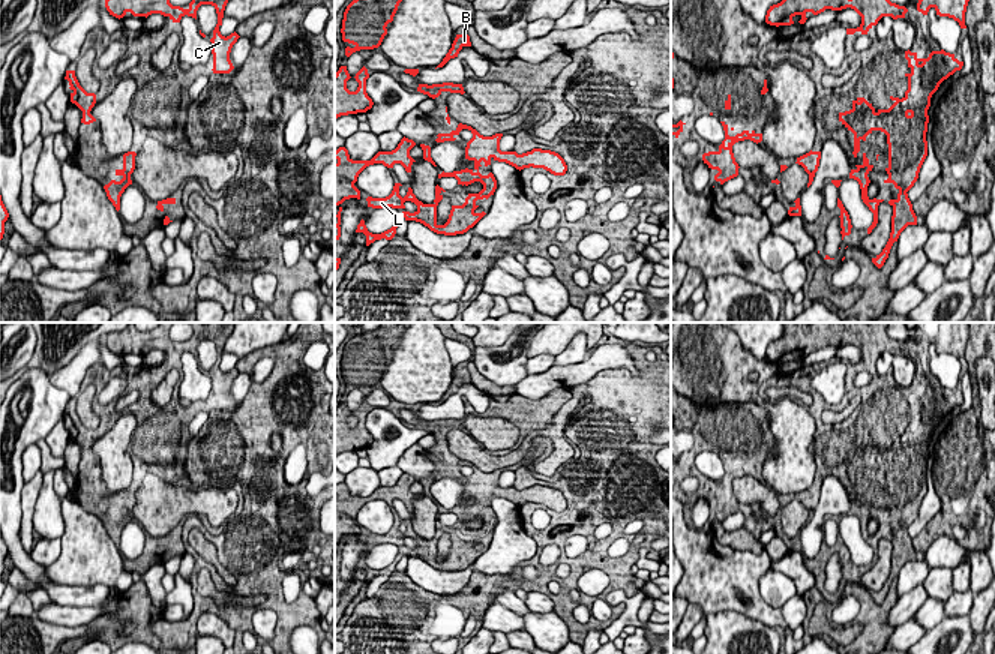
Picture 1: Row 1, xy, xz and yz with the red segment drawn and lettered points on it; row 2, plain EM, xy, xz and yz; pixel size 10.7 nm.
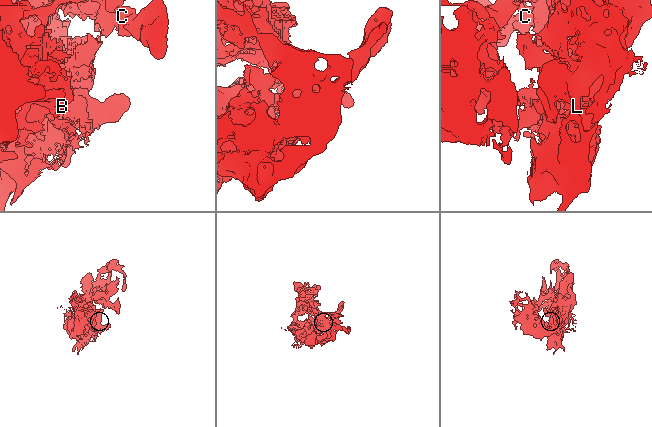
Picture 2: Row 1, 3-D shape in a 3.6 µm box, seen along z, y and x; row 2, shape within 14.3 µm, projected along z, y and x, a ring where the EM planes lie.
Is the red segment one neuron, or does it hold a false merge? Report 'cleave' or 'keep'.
keep

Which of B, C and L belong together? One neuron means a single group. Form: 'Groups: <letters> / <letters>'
Groups: B C L

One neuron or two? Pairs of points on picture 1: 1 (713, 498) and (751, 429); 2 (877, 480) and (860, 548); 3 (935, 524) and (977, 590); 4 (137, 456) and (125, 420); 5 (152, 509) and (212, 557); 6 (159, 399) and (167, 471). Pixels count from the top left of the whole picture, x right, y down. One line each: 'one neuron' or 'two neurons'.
1: one neuron
2: two neurons
3: two neurons
4: two neurons
5: two neurons
6: two neurons

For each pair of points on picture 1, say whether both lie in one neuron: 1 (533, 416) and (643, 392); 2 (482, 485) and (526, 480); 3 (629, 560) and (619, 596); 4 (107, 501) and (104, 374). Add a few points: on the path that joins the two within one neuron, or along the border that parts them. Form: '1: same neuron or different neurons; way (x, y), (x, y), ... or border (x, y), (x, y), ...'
1: different neurons; border (557, 411), (545, 428), (529, 432)
2: different neurons; border (535, 483), (521, 489), (514, 488)
3: different neurons; border (637, 591), (628, 596), (613, 590), (605, 599)
4: same neuron; way (89, 470), (86, 452), (89, 405)

